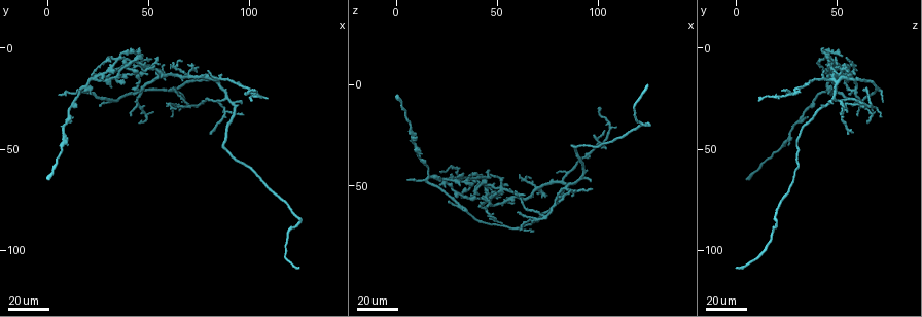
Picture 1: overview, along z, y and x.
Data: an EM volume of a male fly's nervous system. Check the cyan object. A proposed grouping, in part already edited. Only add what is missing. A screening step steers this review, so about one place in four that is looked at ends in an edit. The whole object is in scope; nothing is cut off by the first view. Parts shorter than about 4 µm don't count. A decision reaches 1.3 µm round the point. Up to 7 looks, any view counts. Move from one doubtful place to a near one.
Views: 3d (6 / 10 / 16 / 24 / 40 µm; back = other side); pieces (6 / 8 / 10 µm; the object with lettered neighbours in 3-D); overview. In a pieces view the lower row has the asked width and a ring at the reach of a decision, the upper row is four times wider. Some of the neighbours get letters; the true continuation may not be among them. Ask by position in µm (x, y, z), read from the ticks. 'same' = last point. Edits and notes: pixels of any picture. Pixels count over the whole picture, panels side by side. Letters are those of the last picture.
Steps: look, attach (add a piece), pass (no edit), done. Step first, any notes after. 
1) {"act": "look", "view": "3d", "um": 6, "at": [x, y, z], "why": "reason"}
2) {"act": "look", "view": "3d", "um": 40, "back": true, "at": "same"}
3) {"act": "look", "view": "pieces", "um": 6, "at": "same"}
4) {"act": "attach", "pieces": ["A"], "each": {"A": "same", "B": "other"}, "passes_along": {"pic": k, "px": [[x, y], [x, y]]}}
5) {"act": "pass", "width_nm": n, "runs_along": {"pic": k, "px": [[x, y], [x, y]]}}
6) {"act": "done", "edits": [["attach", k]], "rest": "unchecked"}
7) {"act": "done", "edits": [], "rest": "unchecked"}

{"act": "look", "view": "3d", "um": 40, "at": [124, 109, 0], "why": "long arm stops here"}

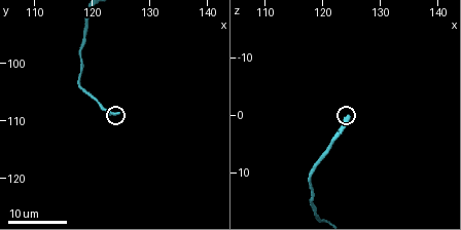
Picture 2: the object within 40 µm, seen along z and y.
{"act": "look", "view": "pieces", "um": 8, "at": [124.5, 108.5, 0.5], "why": "what lies round it"}

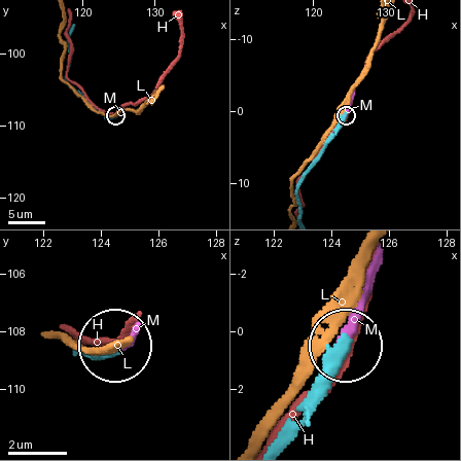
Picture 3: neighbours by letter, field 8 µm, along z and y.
{"act": "pass", "width_nm": 270, "each": {"H": "other", "L": "other", "M": "other"}, "runs_along": {"pic": 3, "px": [[300, 213], [297, 186], [346, 115]]}, "found": "no lettered piece goes on from it"}

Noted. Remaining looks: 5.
{"act": "look", "view": "3d", "um": 24, "at": [0, 66, 6], "why": "branch stops here"}

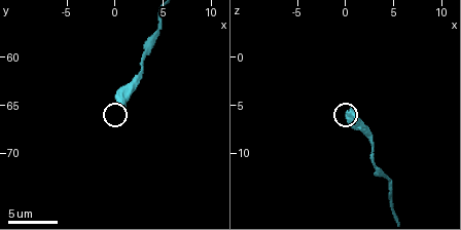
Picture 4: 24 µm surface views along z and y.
{"act": "look", "view": "pieces", "um": 8, "at": [0.6, 65.0, 5.2]}

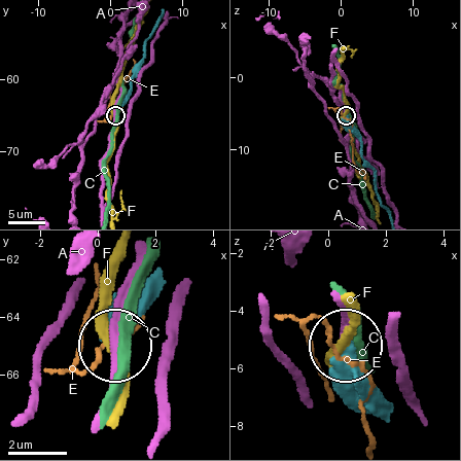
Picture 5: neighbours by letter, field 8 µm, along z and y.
{"act": "pass", "each": {"A": "other", "C": "other", "E": "other", "F": "other"}, "runs_along": {"pic": 5, "px": [[387, 402], [360, 373], [353, 346]]}, "found": "none of them fits"}

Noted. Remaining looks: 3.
{"act": "look", "view": "3d", "um": 24, "at": [34, 11, 45], "why": "free end"}

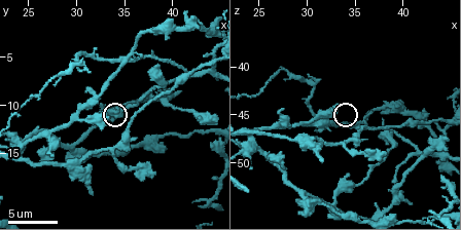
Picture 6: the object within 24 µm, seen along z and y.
{"act": "look", "view": "pieces", "um": 8, "at": [33.2, 11.2, 44.0]}

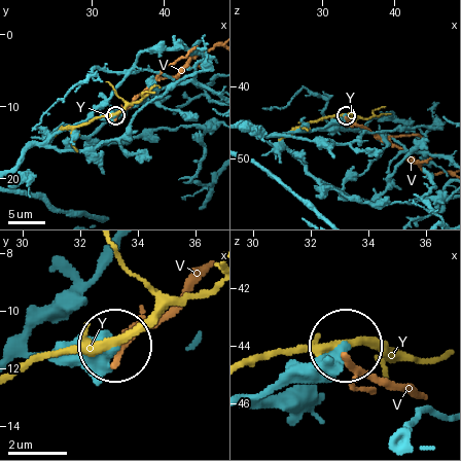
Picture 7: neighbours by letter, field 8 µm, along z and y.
{"act": "pass", "width_nm": 390, "each": {"V": "other", "Y": "other"}, "runs_along": {"pic": 7, "px": [[172, 78], [150, 69], [130, 73], [94, 113], [114, 116]]}, "found": "no lettered piece goes on from it"}

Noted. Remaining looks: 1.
{"act": "look", "view": "pieces", "um": 8, "at": [31.8, 19.0, 49.6], "why": "branch stops here"}

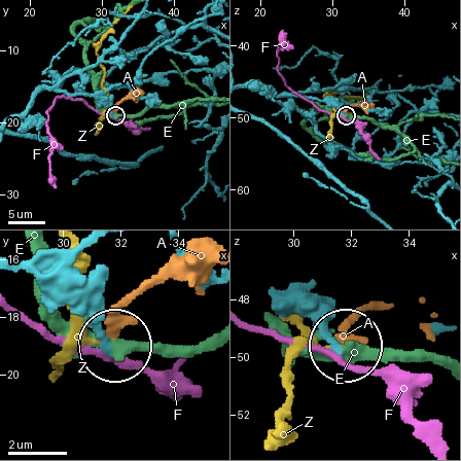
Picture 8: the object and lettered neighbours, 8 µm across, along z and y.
{"act": "pass", "width_nm": 180, "each": {"A": "other", "E": "other", "F": "other", "Z": "other"}, "runs_along": {"pic": 8, "px": [[76, 285], [78, 307], [111, 342]]}, "found": "no lettered piece goes on from it"}

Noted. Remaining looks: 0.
{"act": "done", "edits": [], "rest": "unchecked"}

